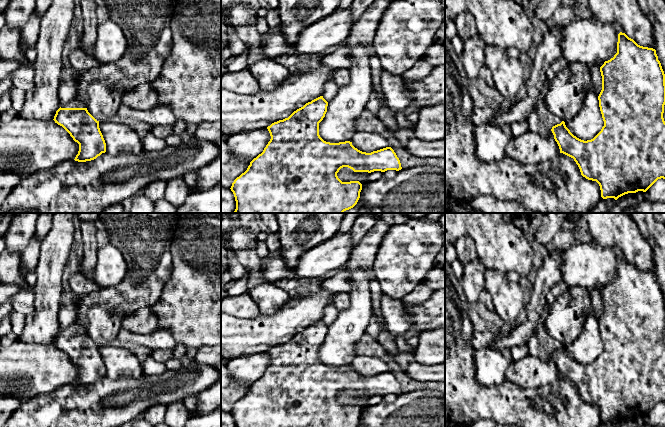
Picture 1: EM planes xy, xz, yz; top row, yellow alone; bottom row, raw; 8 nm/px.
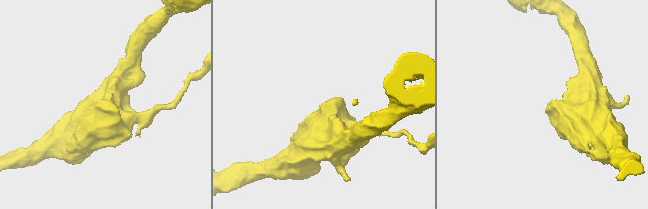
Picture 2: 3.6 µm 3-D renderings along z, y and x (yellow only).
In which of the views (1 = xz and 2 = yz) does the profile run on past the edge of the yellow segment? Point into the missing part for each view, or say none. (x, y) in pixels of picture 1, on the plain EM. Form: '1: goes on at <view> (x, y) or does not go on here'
1: does not go on here
2: does not go on here

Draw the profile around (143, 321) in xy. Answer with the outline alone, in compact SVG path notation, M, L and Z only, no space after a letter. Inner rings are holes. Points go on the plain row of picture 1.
M152 307L139 309L123 317L122 328L133 333L148 335L157 330L158 318Z

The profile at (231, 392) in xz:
M221 364L221 411L230 413L234 404L247 394L250 386L237 384L227 366Z

